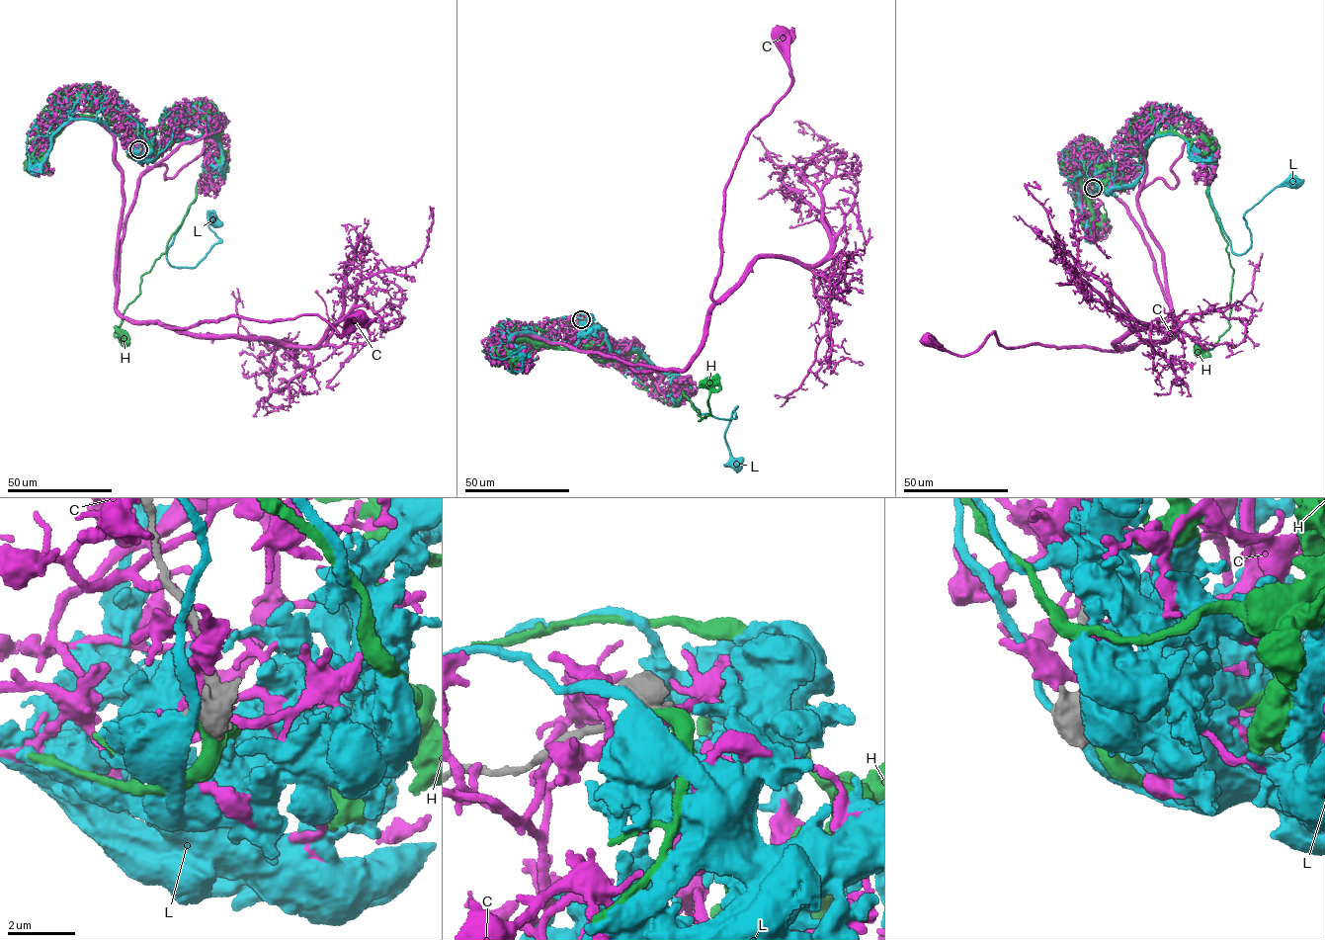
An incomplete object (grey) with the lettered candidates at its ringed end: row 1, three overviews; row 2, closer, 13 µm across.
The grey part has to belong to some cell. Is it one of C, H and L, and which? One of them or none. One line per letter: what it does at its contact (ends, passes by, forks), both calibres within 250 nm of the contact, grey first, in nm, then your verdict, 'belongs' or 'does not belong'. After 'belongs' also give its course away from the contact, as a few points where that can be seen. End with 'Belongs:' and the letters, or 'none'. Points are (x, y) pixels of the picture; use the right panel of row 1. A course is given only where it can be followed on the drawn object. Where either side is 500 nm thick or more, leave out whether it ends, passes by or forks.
C: it passes by | 400/300 nm | does not belong
H: 550/220 nm | does not belong
L: 500/380 nm | belongs | via (1092, 188), (1128, 186), (1147, 145), (1175, 133), (1215, 158), (1209, 197), (1239, 255), (1244, 213), (1295, 183)
Belongs: L

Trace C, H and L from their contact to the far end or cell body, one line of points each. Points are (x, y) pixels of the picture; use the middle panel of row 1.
C: (583, 319), (562, 345), (666, 369), (693, 360), (720, 267), (724, 186), (791, 81), (781, 35)
H: (582, 319), (592, 354), (642, 354), (699, 421), (710, 414), (708, 381)
L: (581, 318), (615, 358), (640, 351), (685, 381), (676, 403), (726, 419), (735, 407), (736, 464)

